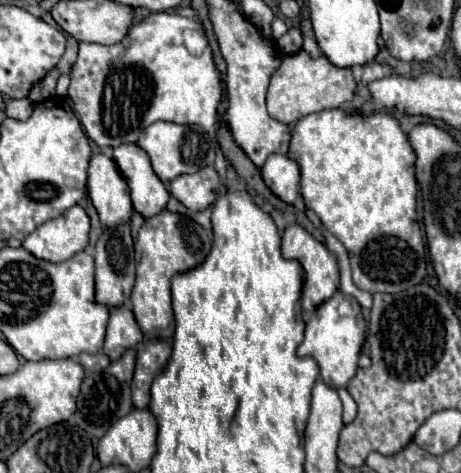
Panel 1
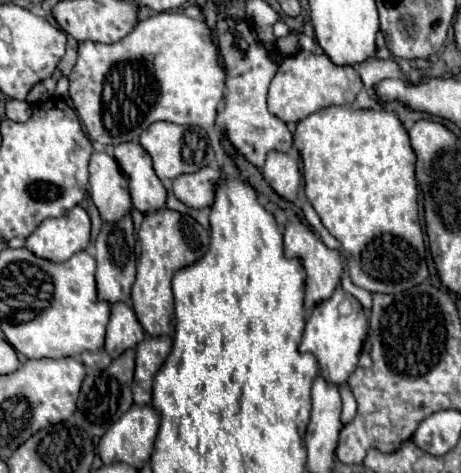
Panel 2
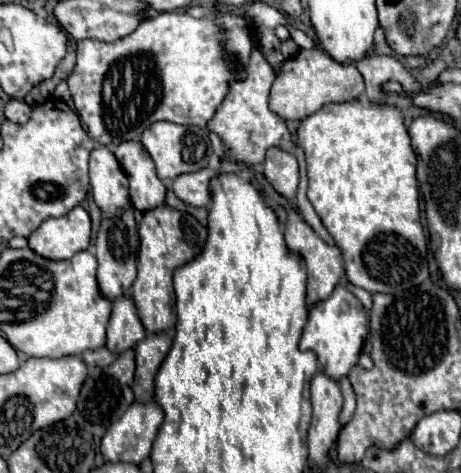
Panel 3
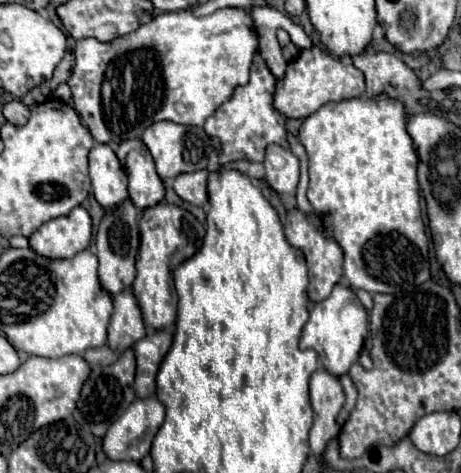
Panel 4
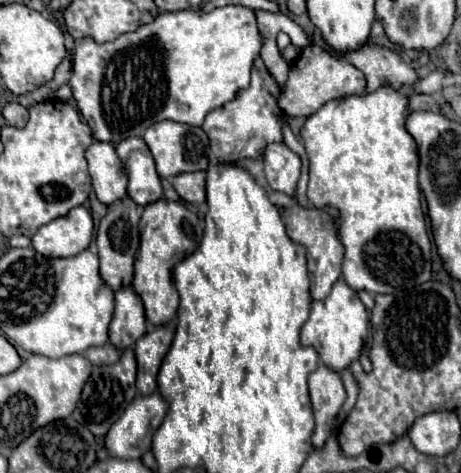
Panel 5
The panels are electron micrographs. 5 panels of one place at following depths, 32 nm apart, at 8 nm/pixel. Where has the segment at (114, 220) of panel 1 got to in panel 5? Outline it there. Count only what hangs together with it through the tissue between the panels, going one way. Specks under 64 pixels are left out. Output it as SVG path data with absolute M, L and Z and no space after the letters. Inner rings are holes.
M94 140L86 148L86 162L94 192L100 202L112 204L112 200L120 200L120 196L126 196L128 176L112 142Z

